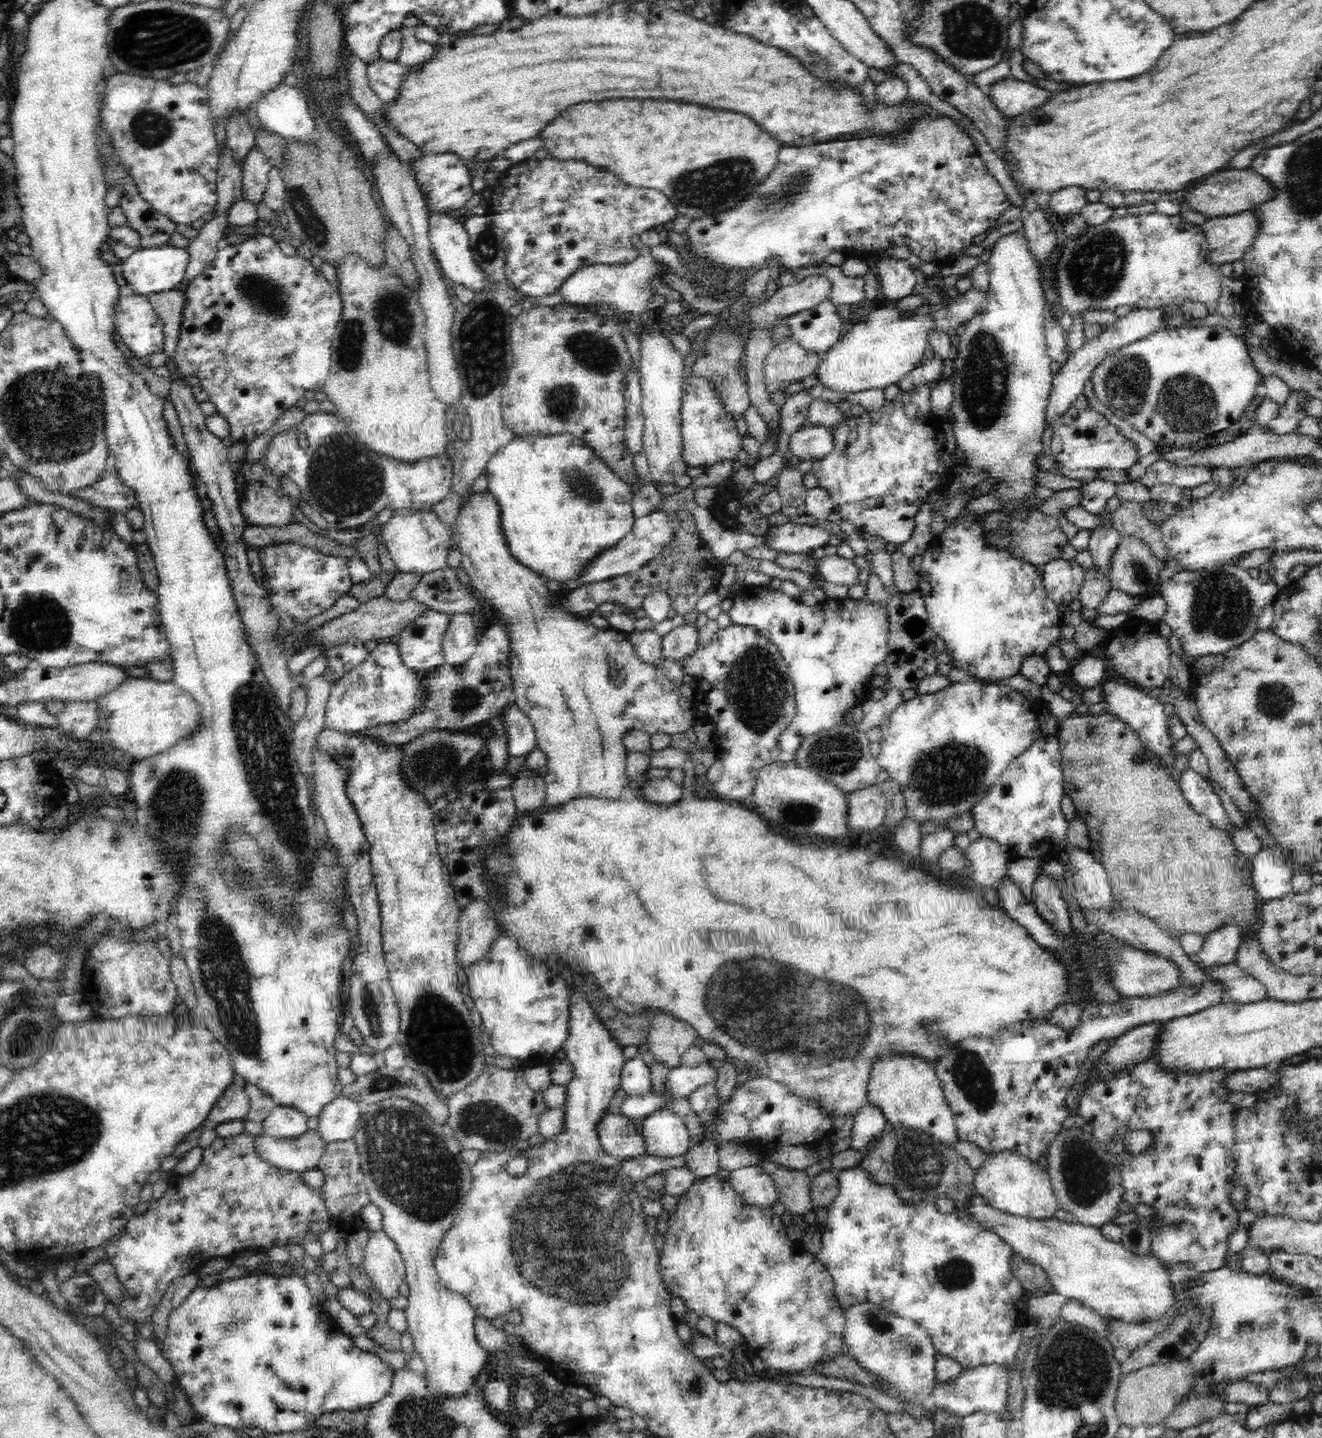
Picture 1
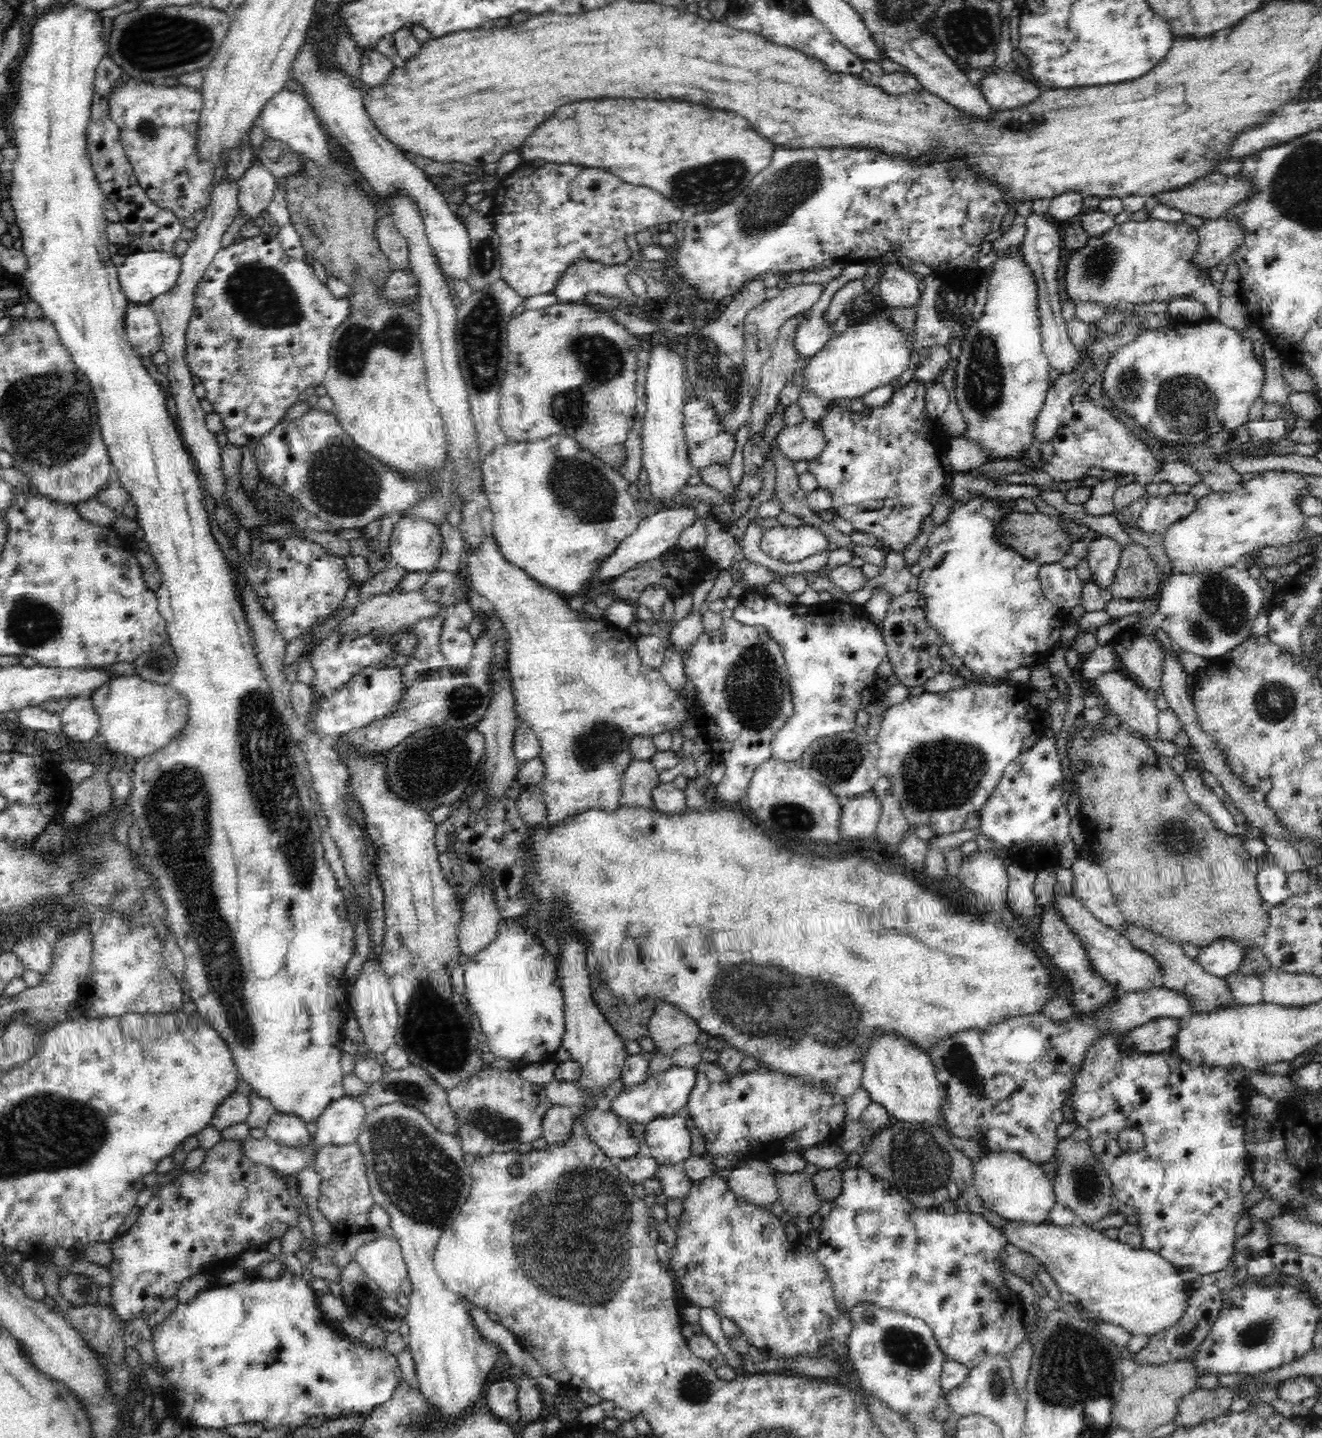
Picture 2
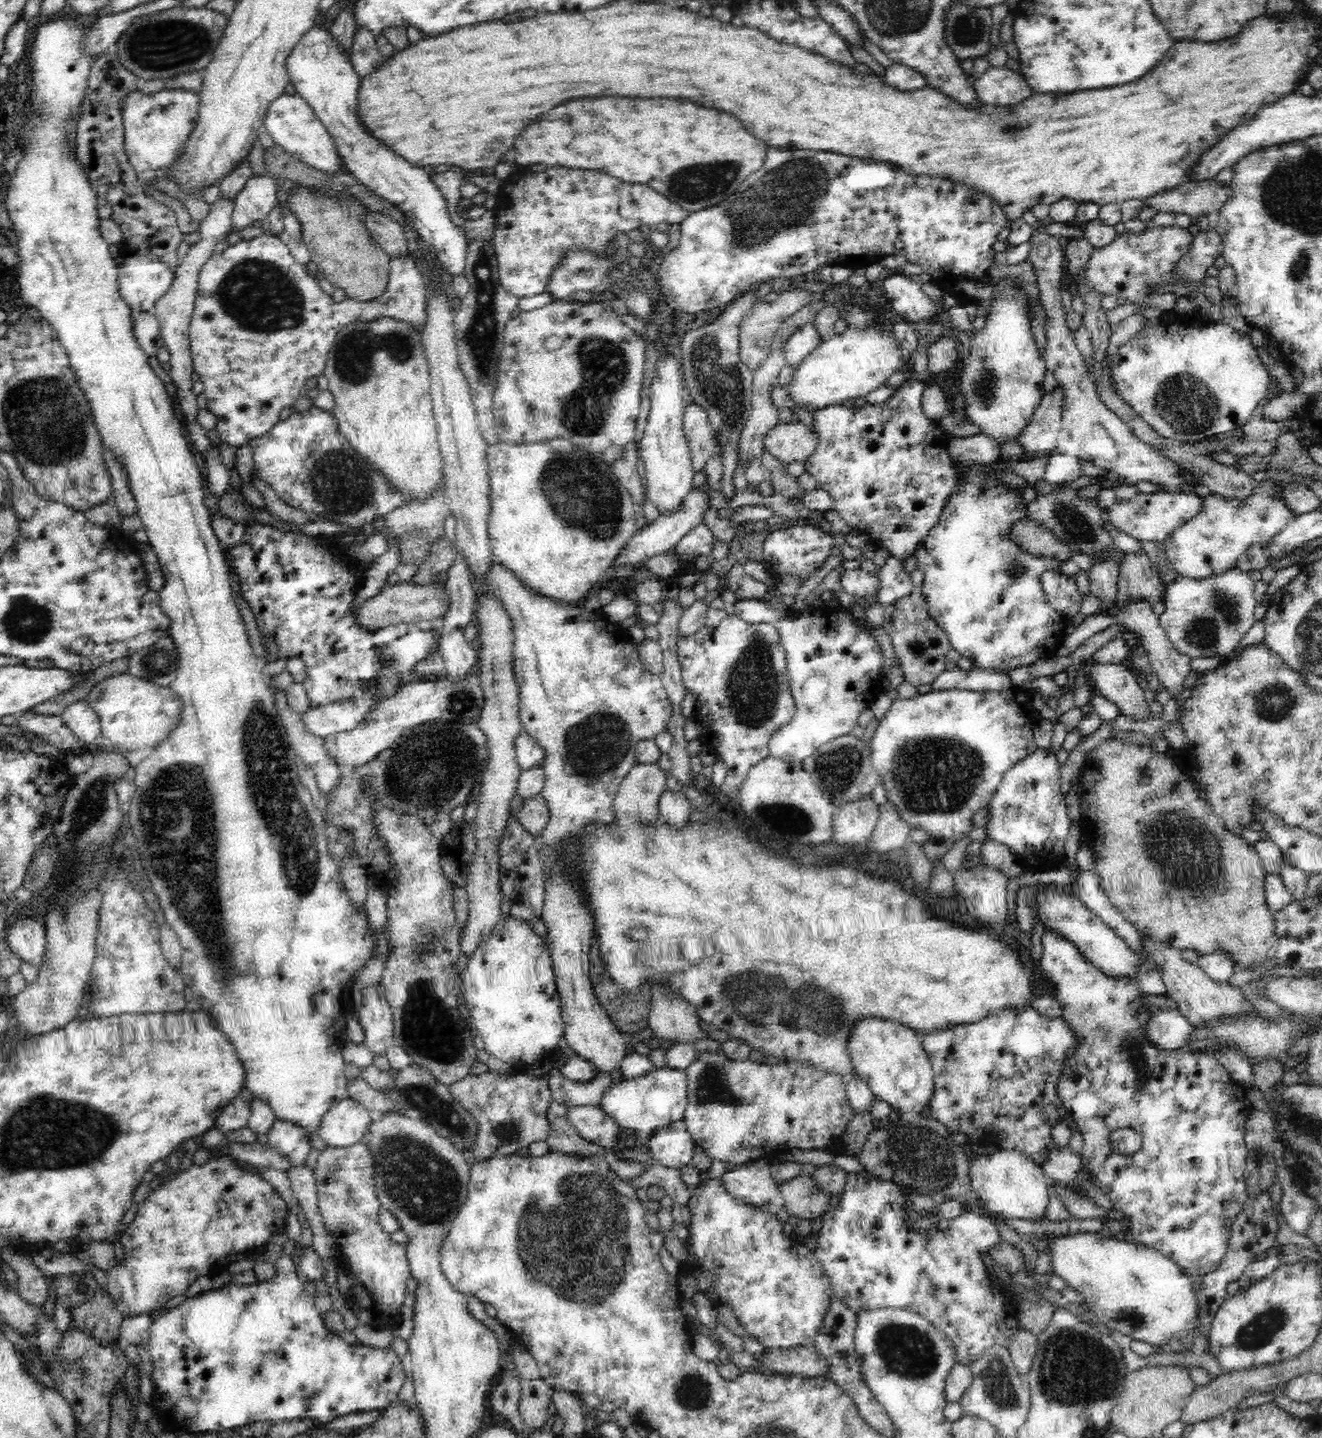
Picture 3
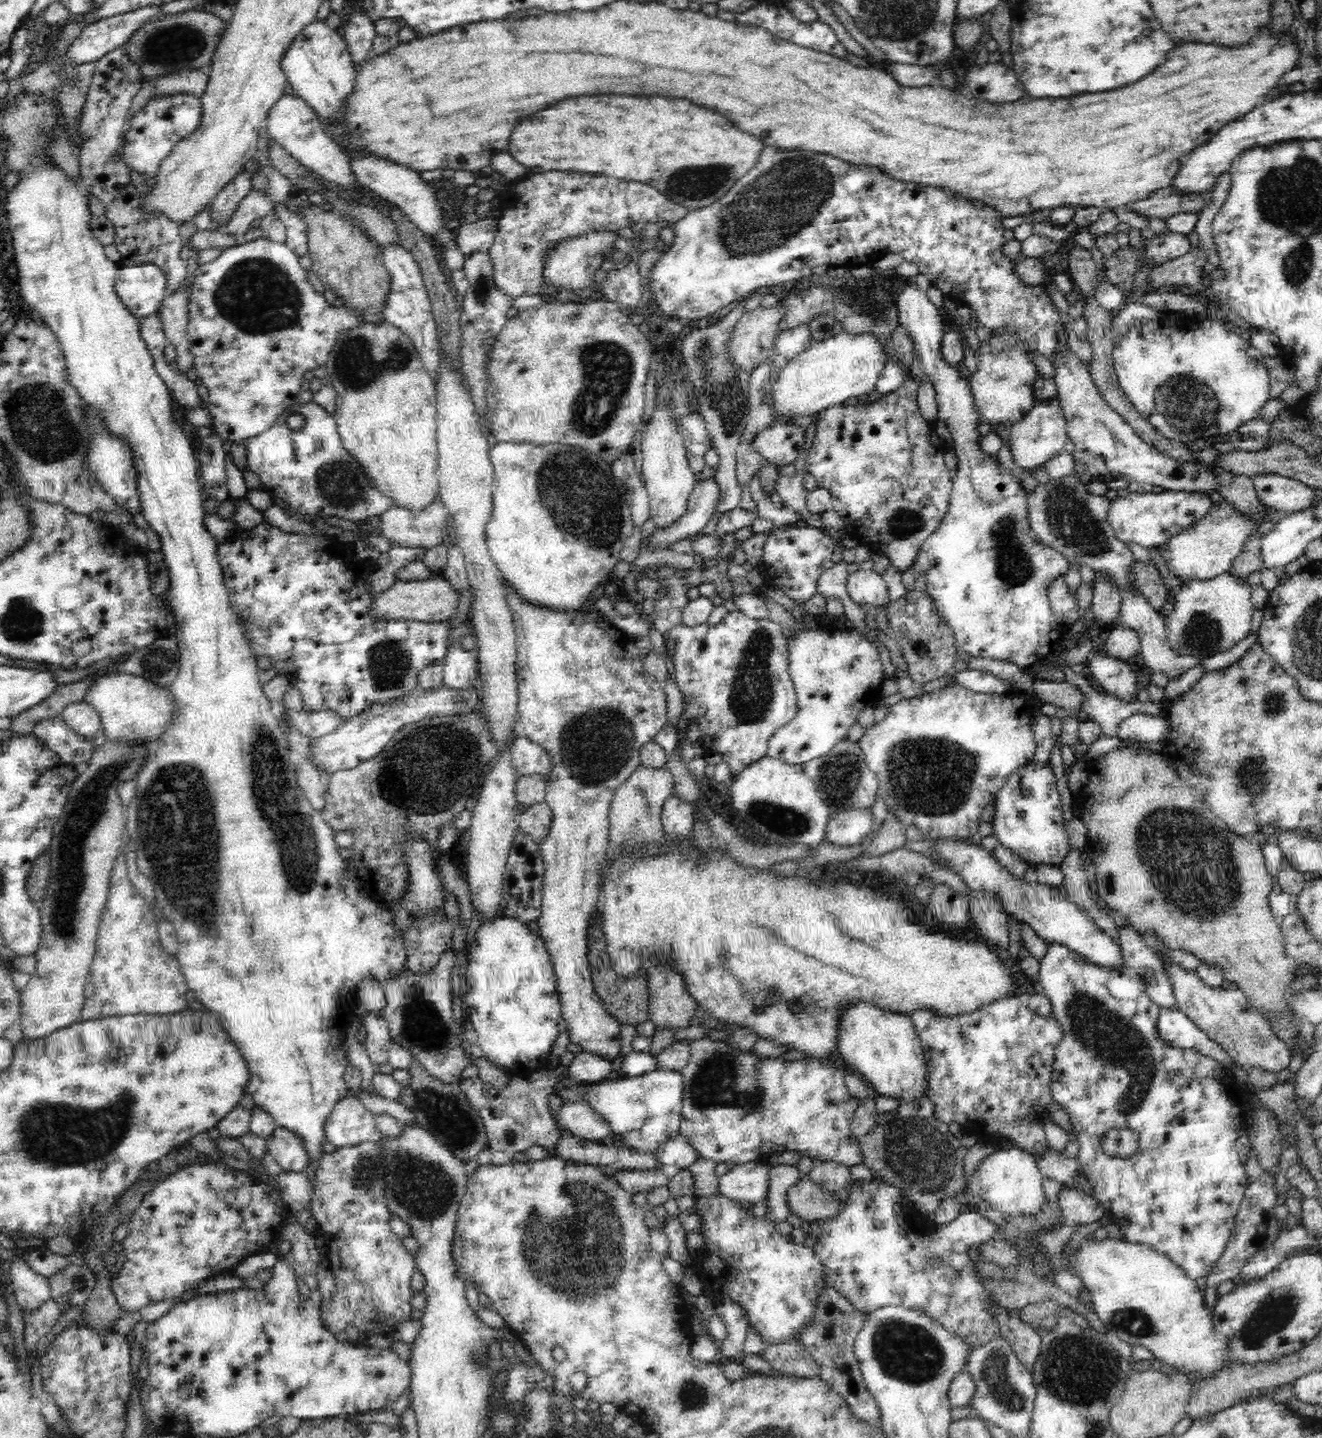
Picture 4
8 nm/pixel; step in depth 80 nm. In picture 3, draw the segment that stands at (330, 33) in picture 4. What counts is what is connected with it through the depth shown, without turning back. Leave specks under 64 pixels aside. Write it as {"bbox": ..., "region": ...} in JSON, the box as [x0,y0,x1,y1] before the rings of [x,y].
{"bbox":[286,28,469,277],"region":[[[326,28],[306,31],[286,60],[290,82],[298,88],[296,92],[311,106],[318,120],[329,131],[343,159],[344,168],[356,174],[360,184],[398,205],[403,214],[412,219],[418,235],[433,251],[438,268],[452,277],[461,276],[465,272],[469,246],[464,229],[458,225],[453,209],[448,208],[442,191],[429,174],[396,154],[390,154],[386,146],[378,146],[378,142],[374,142],[374,138],[370,138],[370,134],[358,126],[358,118],[354,118],[354,102],[358,102],[361,77],[356,76],[353,64],[348,62],[348,57],[342,54],[338,46]]]}

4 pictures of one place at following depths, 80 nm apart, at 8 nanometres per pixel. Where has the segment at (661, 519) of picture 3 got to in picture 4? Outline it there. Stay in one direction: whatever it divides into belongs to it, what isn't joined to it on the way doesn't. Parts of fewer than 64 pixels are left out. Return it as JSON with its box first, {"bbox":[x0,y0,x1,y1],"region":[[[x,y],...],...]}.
{"bbox":[646,478,719,551],"region":[[[709,478],[697,481],[690,493],[686,514],[670,529],[654,530],[654,534],[646,540],[650,550],[662,551],[668,543],[684,540],[684,538],[700,533],[717,510],[718,501],[719,484],[716,480]]]}

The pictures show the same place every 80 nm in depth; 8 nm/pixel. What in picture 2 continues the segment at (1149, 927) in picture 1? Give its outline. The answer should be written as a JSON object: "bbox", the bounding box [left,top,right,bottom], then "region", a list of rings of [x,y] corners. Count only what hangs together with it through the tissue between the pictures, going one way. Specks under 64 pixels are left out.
{"bbox":[1123,923,1238,1013],"region":[[[1134,923],[1127,924],[1123,935],[1134,947],[1152,955],[1158,961],[1158,965],[1164,969],[1160,980],[1162,986],[1186,995],[1193,1004],[1192,1013],[1207,1013],[1216,1008],[1226,1008],[1226,1006],[1238,1004],[1232,998],[1226,981],[1208,973],[1196,959],[1186,956],[1182,945],[1168,942],[1164,937],[1150,932],[1150,929],[1141,928]]]}

